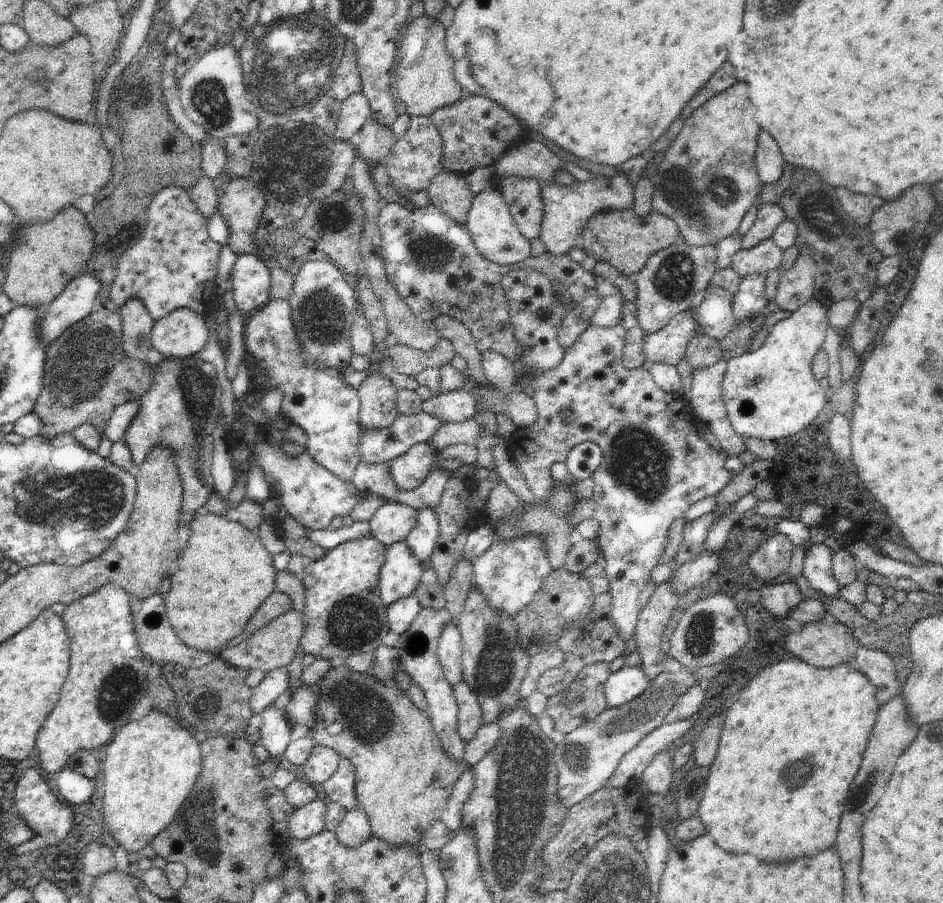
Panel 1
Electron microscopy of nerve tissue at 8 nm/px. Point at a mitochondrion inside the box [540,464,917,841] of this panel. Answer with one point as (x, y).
(579, 758)

